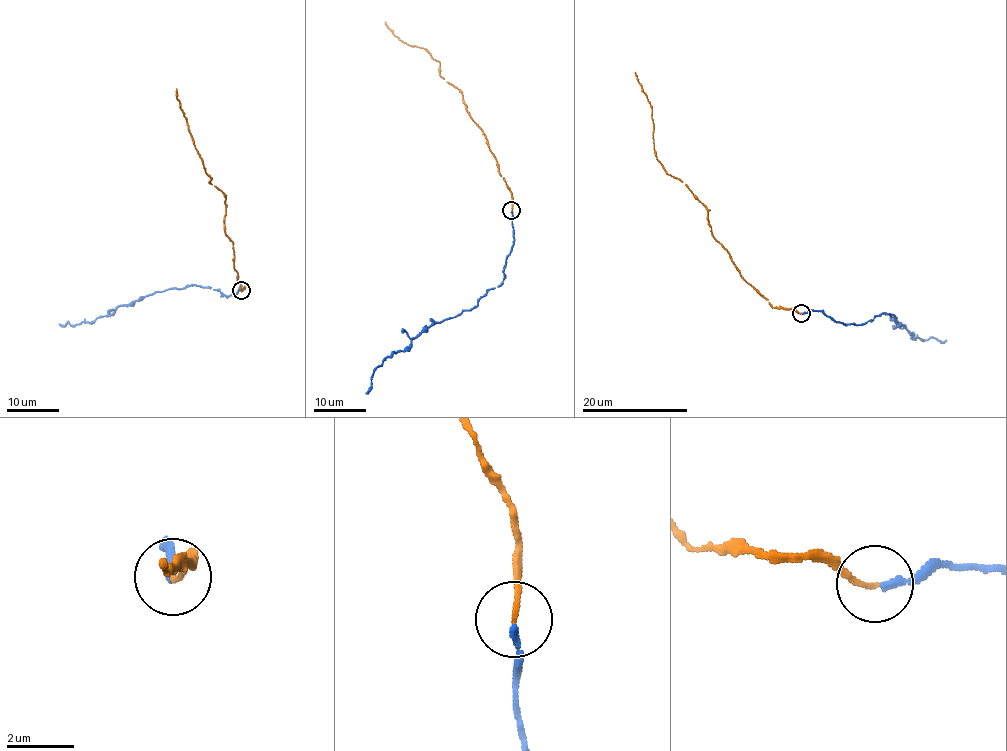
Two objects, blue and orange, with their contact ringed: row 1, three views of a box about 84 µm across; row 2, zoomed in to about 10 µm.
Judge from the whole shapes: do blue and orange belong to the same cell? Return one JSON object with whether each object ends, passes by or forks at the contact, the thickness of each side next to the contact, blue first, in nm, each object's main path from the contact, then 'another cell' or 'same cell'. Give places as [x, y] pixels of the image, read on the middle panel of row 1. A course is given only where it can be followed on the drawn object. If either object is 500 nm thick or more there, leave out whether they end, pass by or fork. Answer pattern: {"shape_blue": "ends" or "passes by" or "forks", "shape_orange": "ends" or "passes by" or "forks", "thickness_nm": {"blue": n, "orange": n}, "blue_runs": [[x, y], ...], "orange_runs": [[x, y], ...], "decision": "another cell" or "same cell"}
{"shape_blue": "ends", "shape_orange": "ends", "thickness_nm": {"blue": 200, "orange": 130}, "blue_runs": [[512, 211], [514, 243], [503, 280], [472, 309], [434, 322], [407, 348], [388, 356], [365, 393]], "orange_runs": [[512, 209], [512, 193], [463, 94], [443, 79], [428, 51], [402, 42], [385, 21]], "decision": "same cell"}

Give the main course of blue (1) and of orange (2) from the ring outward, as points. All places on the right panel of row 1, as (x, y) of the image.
1: (802, 313), (822, 310), (833, 319), (855, 324), (886, 313), (894, 316), (914, 338), (946, 339)
2: (801, 313), (773, 307), (741, 276), (713, 235), (707, 211), (656, 158), (652, 106), (634, 72)

